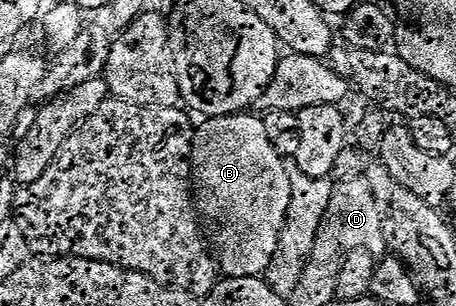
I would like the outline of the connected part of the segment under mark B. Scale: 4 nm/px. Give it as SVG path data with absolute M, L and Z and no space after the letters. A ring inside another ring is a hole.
M234 114L232 116L206 115L200 125L196 125L193 134L193 171L195 188L199 193L203 212L209 215L209 232L207 228L207 247L213 257L213 266L221 276L256 276L264 273L271 262L271 254L275 254L275 246L279 243L279 234L283 234L283 222L287 222L287 214L291 214L291 198L293 197L293 171L289 169L290 157L284 156L275 146L271 138L271 130L267 130L264 119L257 114Z

